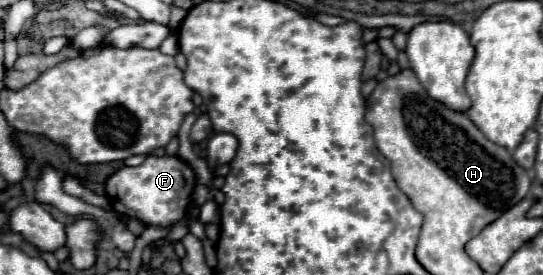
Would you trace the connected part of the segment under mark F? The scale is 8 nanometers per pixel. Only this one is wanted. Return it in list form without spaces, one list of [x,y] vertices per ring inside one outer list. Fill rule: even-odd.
[[[146,156],[140,166],[124,166],[106,180],[106,196],[110,206],[130,218],[138,218],[148,226],[176,224],[196,188],[196,176],[192,168],[178,156]]]

